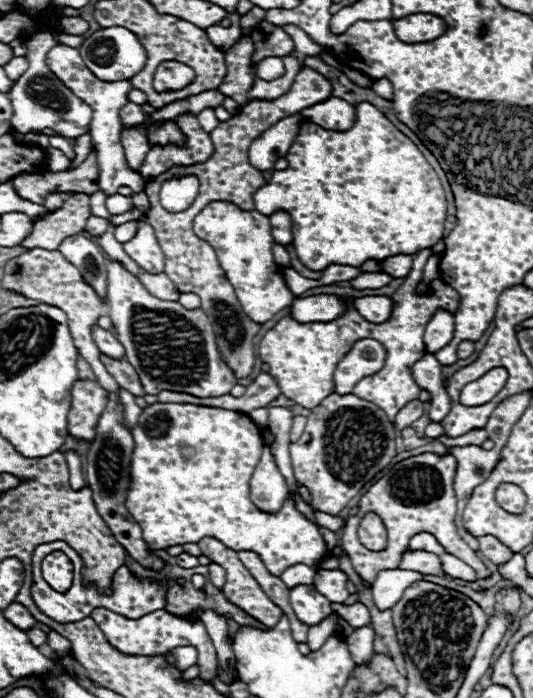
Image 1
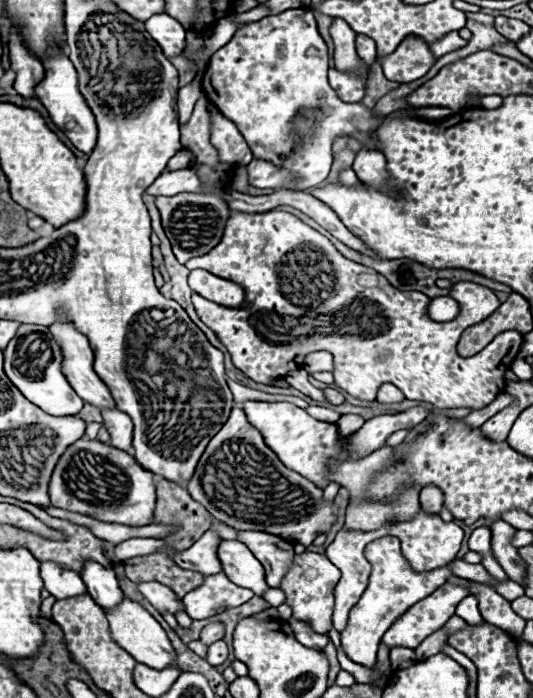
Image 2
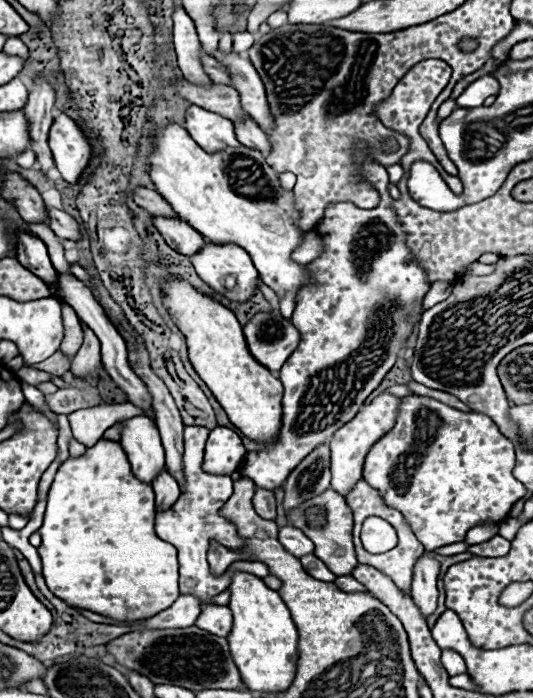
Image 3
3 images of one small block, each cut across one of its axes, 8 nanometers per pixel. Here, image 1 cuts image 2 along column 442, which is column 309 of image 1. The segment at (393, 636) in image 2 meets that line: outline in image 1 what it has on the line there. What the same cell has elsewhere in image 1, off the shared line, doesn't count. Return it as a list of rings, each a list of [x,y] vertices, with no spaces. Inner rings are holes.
[[[304,584],[290,588],[290,604],[296,616],[308,626],[322,622],[332,612],[330,602],[322,594],[318,594],[314,586],[304,586]]]

